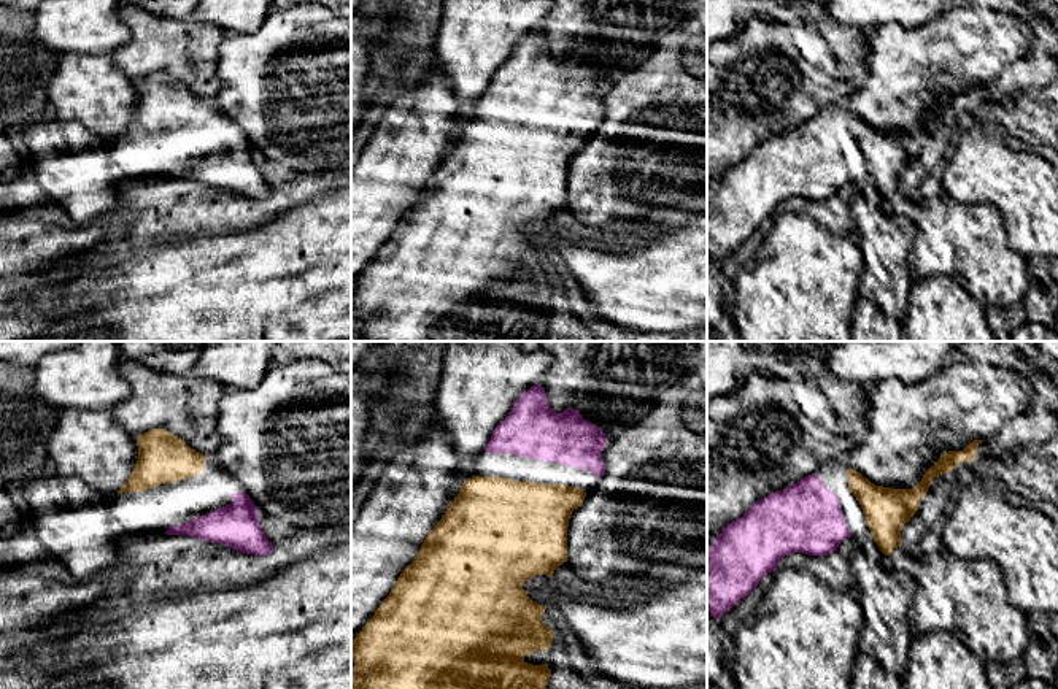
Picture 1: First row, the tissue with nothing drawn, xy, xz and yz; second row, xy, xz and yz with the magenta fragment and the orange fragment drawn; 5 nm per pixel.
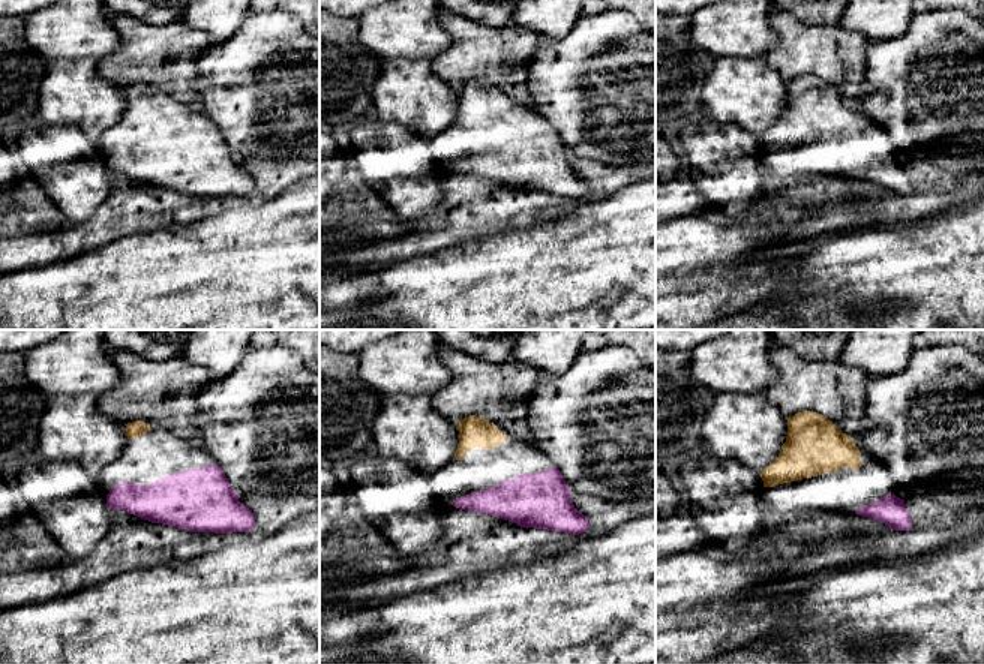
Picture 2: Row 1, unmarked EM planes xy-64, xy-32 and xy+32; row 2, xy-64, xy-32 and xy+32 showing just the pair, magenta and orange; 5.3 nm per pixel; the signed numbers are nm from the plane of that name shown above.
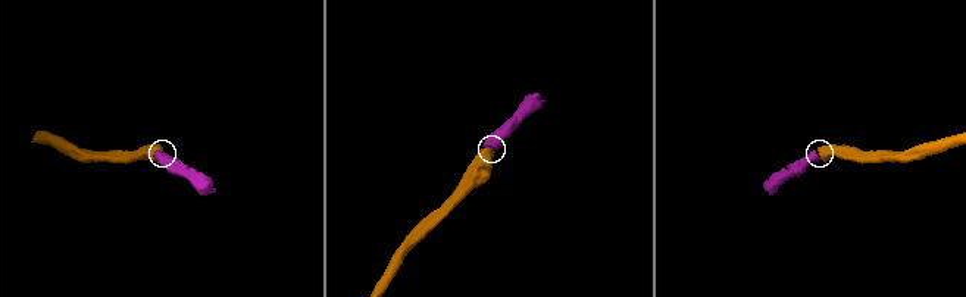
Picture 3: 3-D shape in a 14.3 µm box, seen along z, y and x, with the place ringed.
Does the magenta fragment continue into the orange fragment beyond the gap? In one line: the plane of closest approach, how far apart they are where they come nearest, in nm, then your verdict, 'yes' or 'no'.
view yz; gap 70 nm; yes

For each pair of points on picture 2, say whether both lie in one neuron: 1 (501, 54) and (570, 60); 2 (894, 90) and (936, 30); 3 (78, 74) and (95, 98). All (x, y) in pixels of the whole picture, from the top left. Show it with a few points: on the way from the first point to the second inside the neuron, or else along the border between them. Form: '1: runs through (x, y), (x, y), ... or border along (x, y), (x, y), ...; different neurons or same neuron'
1: border along (539, 42), (528, 62); different neurons
2: runs through (905, 75), (905, 63), (921, 45); same neuron
3: runs through (78, 80), (89, 92); same neuron

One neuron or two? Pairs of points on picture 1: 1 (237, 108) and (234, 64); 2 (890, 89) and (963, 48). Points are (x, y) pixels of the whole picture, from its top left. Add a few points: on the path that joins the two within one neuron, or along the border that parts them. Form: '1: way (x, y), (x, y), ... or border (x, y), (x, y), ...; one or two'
1: way (237, 97), (237, 75); one
2: way (907, 73), (918, 62), (946, 56); one

